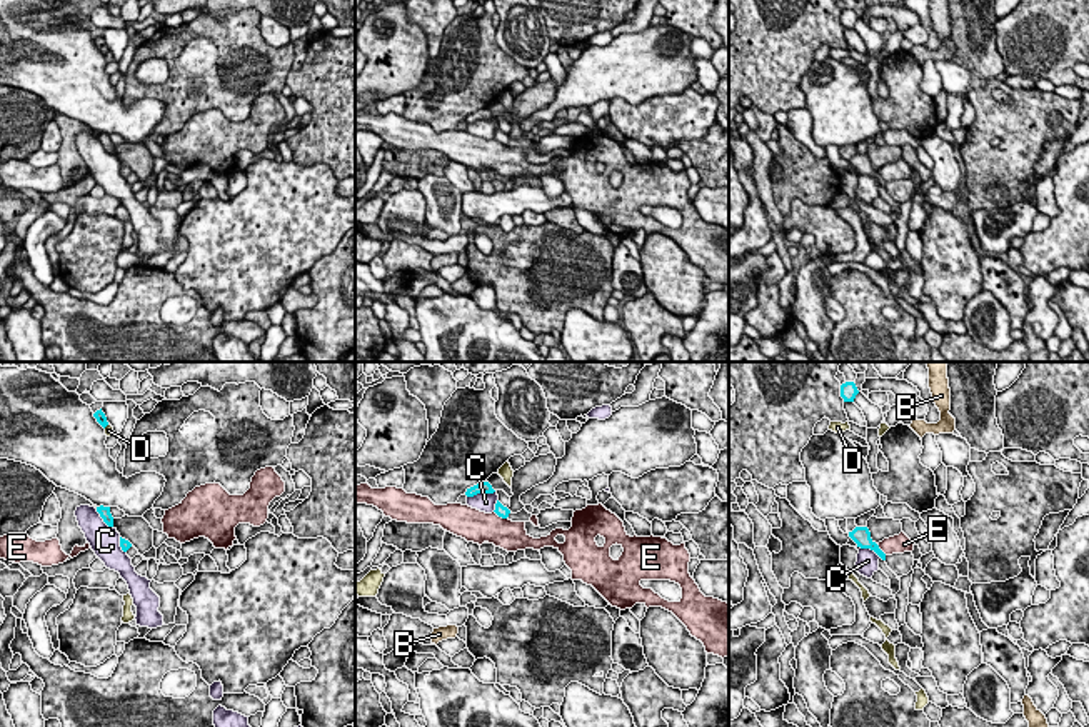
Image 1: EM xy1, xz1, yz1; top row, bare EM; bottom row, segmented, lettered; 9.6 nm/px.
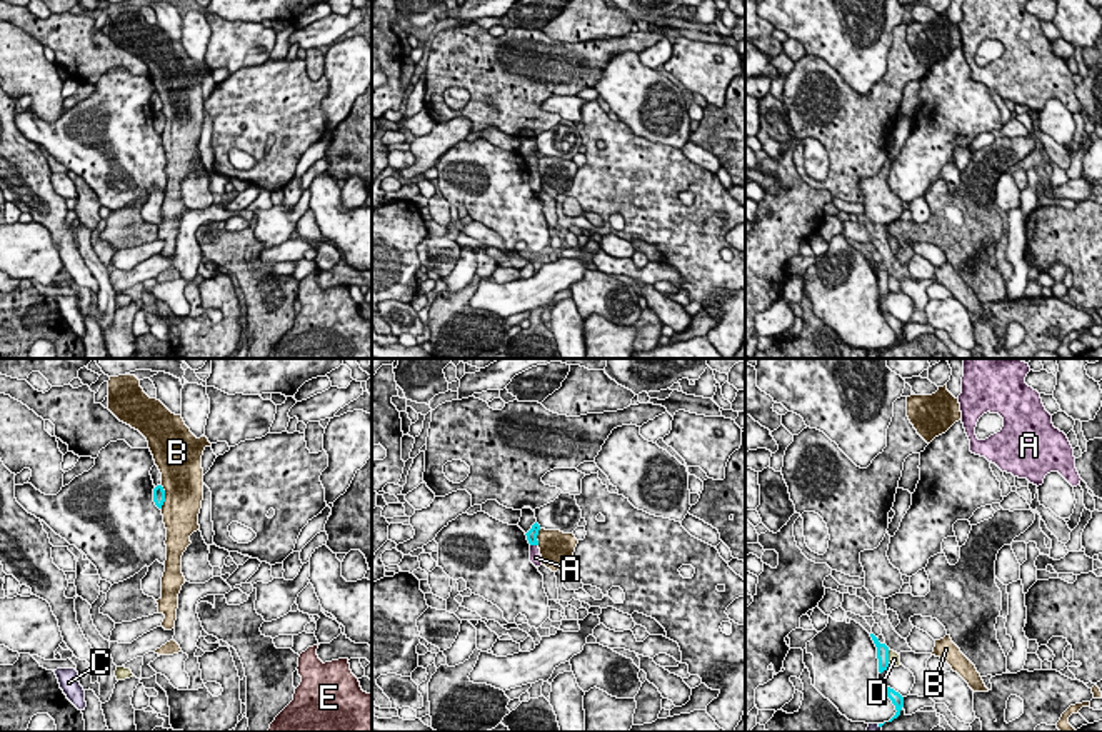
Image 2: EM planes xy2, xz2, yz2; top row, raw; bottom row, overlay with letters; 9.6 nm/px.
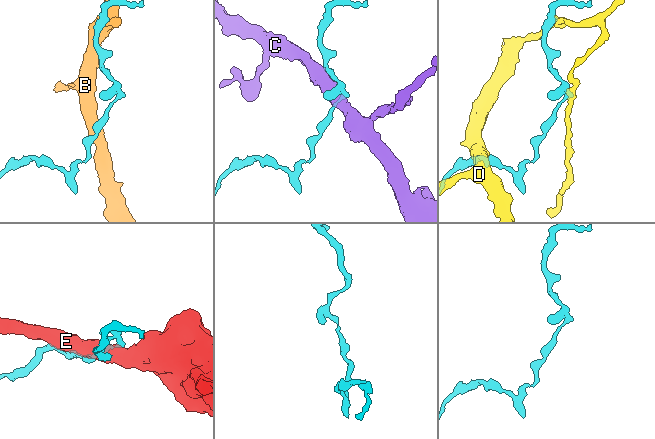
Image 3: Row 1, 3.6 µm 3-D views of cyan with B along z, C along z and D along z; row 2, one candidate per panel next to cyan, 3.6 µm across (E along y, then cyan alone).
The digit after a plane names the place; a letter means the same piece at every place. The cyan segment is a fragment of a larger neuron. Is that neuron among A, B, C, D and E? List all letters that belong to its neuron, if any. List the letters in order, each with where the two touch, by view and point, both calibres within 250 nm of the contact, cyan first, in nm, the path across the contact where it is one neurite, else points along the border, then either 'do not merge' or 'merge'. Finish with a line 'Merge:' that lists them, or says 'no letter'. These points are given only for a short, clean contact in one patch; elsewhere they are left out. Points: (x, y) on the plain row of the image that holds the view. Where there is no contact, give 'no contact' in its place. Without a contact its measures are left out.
A: contact xz2 (534, 170); calibres 100 and 120 nm; way xz2 (532, 160), (534, 170), (535, 184); merge
B: contact xy2 (164, 124); calibres 130 and 420 nm; border xy2 (162, 112), (164, 130), (160, 135); do not merge
C: contact xz1 (481, 119); calibres 130 and 190 nm; do not merge
D: contact yz2 (887, 284); calibres 130 and 130 nm; do not merge
E: contact xz1 (501, 142); calibres 120 and 300 nm; border xz1 (494, 137), (506, 145); do not merge
Merge: A

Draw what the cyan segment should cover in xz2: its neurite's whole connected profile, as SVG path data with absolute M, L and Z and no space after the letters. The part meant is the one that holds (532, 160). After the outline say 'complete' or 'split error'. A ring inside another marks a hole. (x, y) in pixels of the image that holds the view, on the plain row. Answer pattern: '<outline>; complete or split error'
M535 148L532 152L532 155L525 160L527 162L527 167L530 170L530 188L535 193L540 193L542 192L542 182L540 182L538 167L537 167L538 157L540 157L540 152Z; split error

